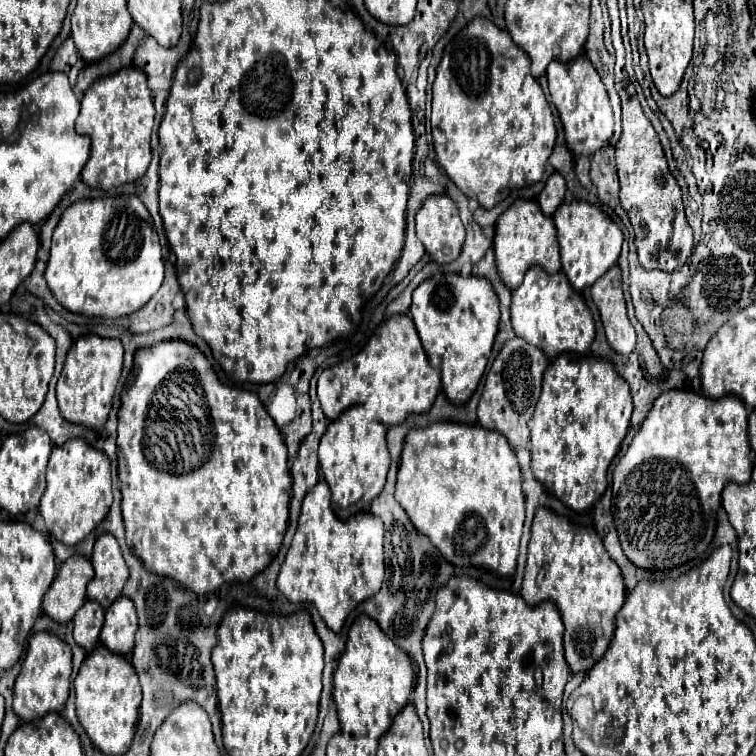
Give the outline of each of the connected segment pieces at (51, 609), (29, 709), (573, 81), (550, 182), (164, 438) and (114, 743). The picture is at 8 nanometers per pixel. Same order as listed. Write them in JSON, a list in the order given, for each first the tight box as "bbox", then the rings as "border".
[{"bbox":[43,555,93,623],"border":[[[81,555],[69,557],[65,563],[61,563],[55,581],[43,597],[43,611],[59,623],[71,621],[71,617],[87,599],[85,587],[91,577],[93,567],[89,559]]]},{"bbox":[13,633,71,721],"border":[[[35,633],[29,639],[25,661],[13,689],[13,711],[23,721],[33,721],[45,713],[61,711],[69,697],[71,677],[71,647],[53,633]]]},{"bbox":[547,55,613,155],"border":[[[579,55],[577,59],[565,63],[559,59],[551,61],[547,67],[547,79],[551,99],[565,129],[567,147],[575,155],[593,155],[613,135],[613,111],[599,73],[595,73],[595,67],[591,67],[591,63],[583,55]]]},{"bbox":[537,173,567,217],"border":[[[553,173],[553,175],[547,179],[543,191],[541,191],[539,197],[537,197],[537,203],[539,203],[541,211],[543,211],[547,217],[551,217],[551,215],[555,213],[555,209],[563,203],[565,193],[567,193],[565,179],[563,179],[559,173]]]},{"bbox":[117,339,291,593],"border":[[[179,339],[161,341],[153,347],[143,347],[135,353],[133,371],[121,391],[119,405],[119,435],[117,435],[117,457],[119,457],[119,481],[121,481],[121,511],[127,531],[127,545],[149,571],[165,577],[173,577],[185,589],[195,593],[211,593],[219,589],[225,581],[249,581],[253,575],[269,567],[271,559],[279,553],[283,535],[289,519],[289,499],[291,499],[291,475],[287,467],[287,447],[283,445],[283,435],[275,421],[269,417],[265,405],[251,391],[225,387],[219,383],[211,363],[203,357],[195,345]]]},{"bbox":[75,643,141,755],"border":[[[99,643],[83,661],[75,677],[75,707],[77,719],[91,737],[93,745],[107,755],[123,755],[133,739],[137,717],[141,705],[141,687],[131,663],[119,655],[111,653],[103,643]]]}]

